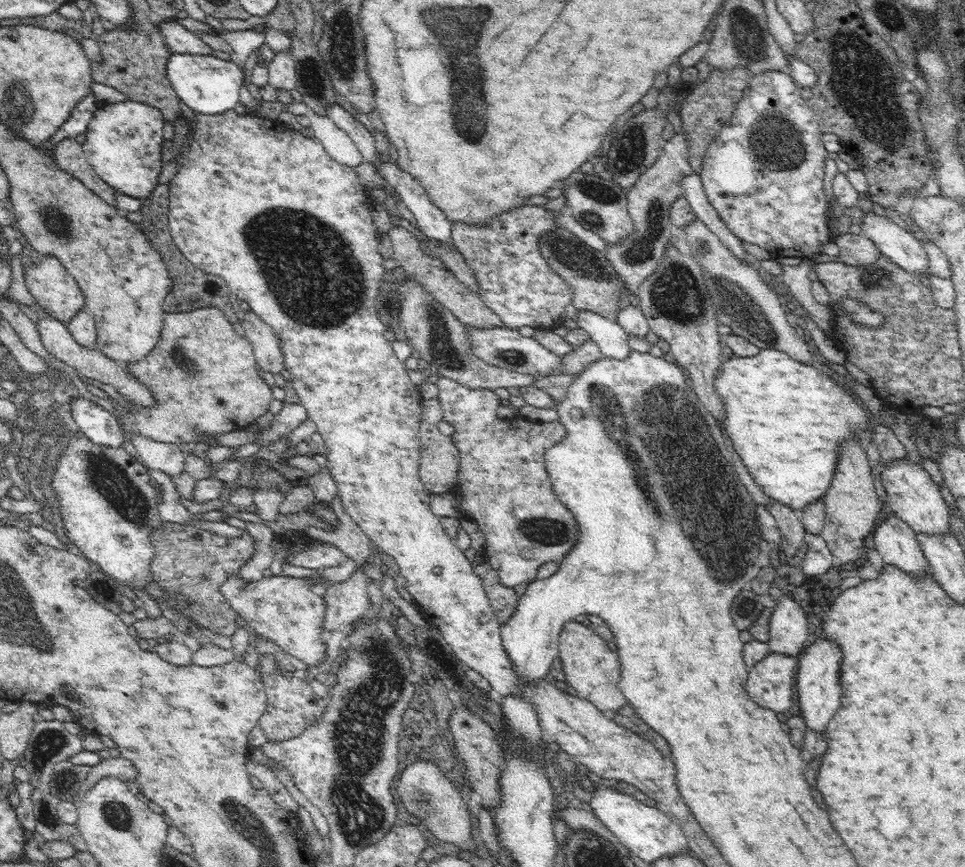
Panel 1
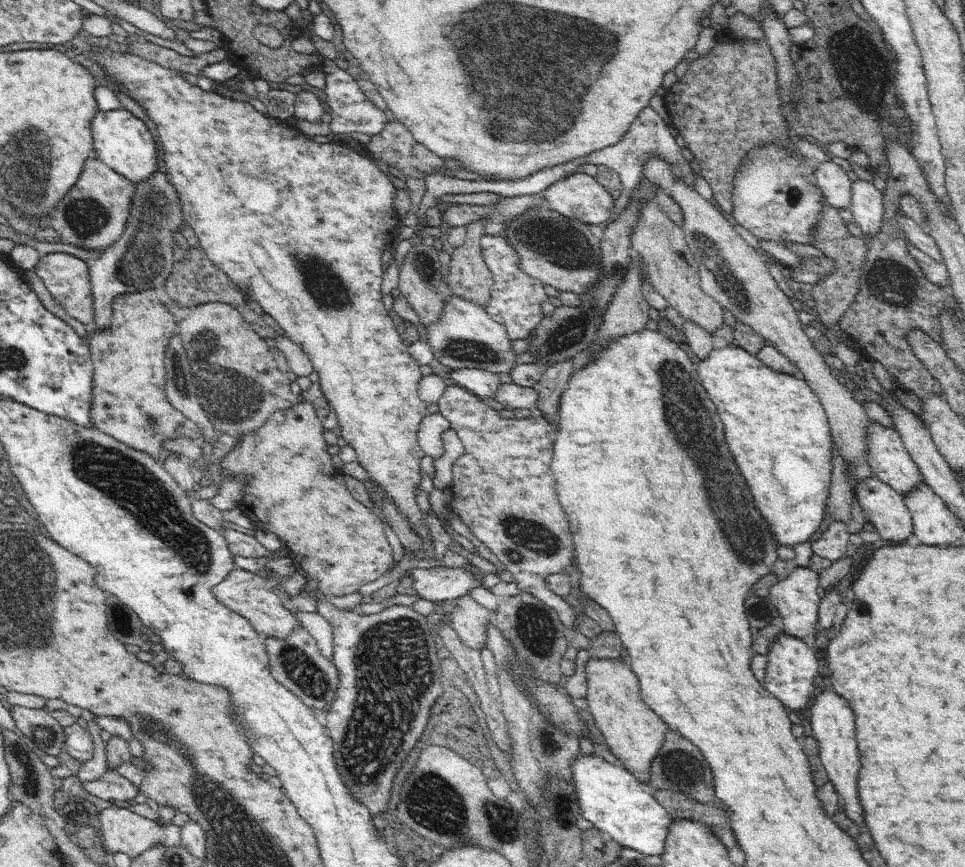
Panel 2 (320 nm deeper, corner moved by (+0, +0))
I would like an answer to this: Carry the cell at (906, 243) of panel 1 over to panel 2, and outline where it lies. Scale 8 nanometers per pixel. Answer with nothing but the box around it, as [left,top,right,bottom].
[851,178,885,234]

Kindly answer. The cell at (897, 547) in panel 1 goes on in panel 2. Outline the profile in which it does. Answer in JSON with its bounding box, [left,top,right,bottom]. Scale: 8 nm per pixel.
[855,476,913,542]

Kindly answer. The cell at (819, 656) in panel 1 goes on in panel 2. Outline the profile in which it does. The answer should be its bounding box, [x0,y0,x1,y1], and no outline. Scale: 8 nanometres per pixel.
[812,692,866,826]

